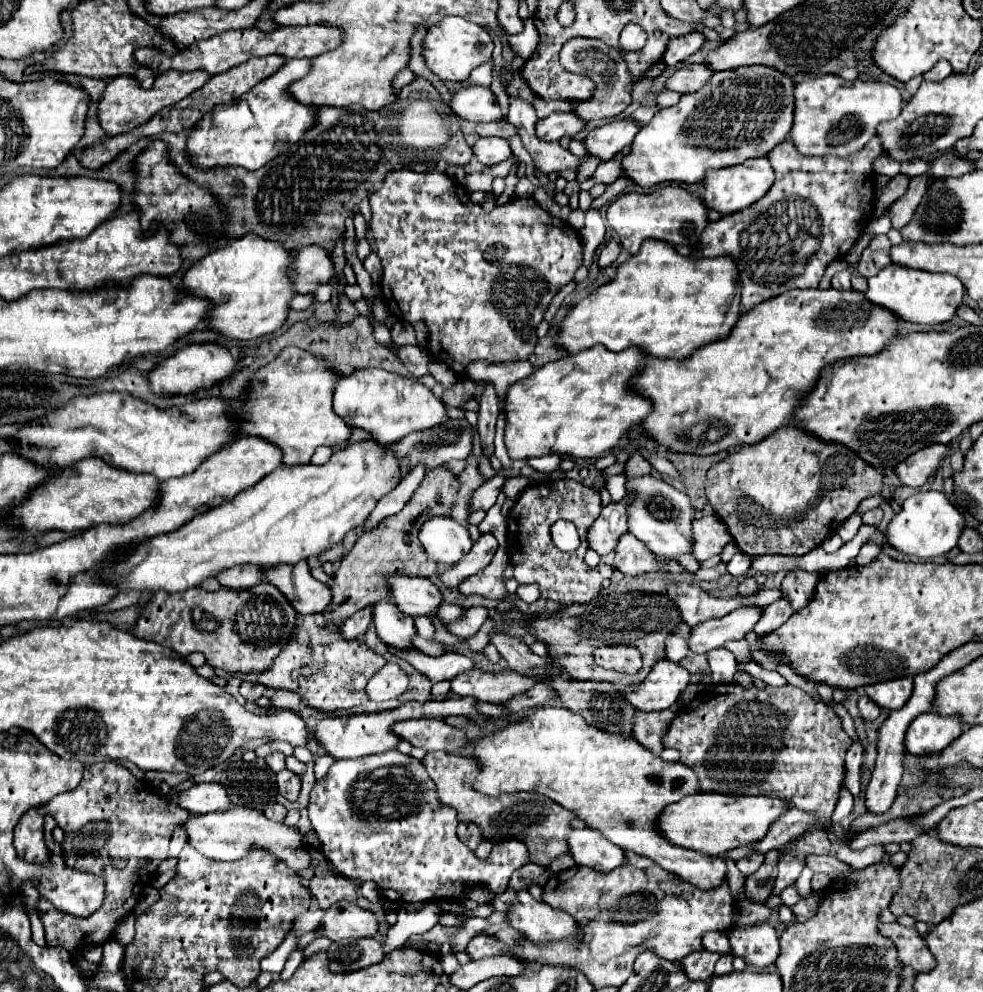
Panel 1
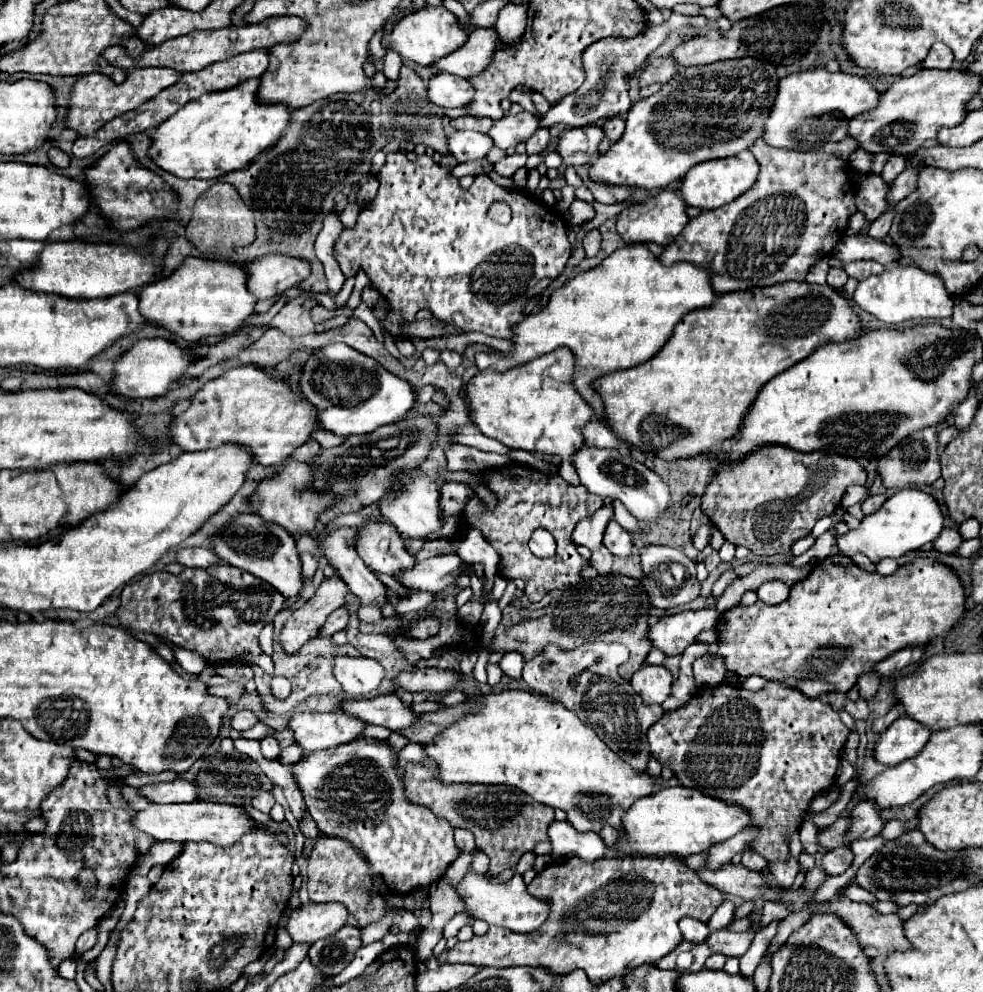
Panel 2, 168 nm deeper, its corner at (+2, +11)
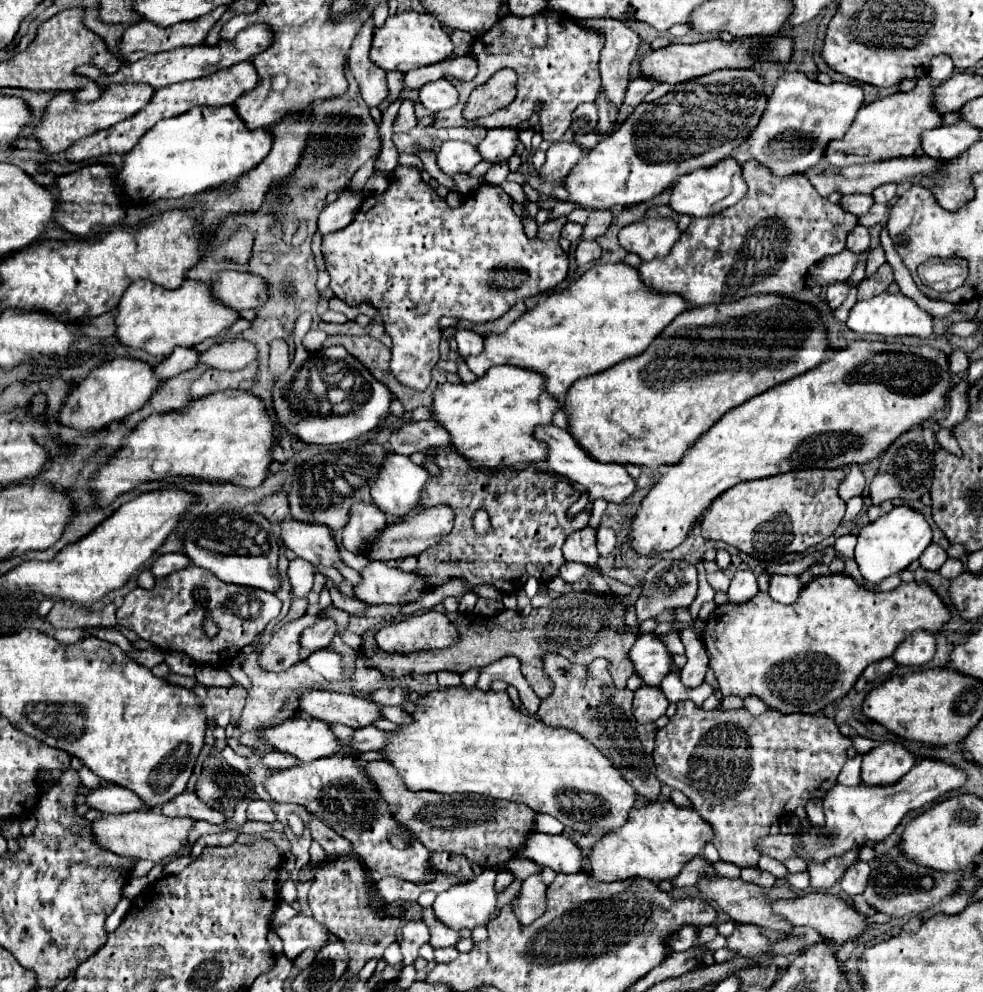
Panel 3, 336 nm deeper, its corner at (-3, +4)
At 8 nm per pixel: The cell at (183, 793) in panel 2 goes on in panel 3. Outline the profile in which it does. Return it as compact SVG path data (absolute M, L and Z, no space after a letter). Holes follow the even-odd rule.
M104 782L96 790L86 794L86 804L94 810L100 810L102 814L122 814L122 812L144 810L144 802L136 798L136 794L116 784L104 784Z

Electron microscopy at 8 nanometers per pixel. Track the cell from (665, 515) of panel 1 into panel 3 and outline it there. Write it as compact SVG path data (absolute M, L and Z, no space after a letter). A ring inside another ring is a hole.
M546 424L546 426L536 426L534 434L532 434L538 442L544 442L548 448L546 454L546 464L550 468L550 472L560 474L564 478L568 478L570 482L578 482L582 486L586 486L589 492L589 498L592 502L598 498L604 498L606 502L614 502L614 504L622 504L636 488L634 488L634 480L626 474L626 468L622 464L602 464L592 460L582 448L580 444L576 444L576 440L562 428L556 428L554 424Z

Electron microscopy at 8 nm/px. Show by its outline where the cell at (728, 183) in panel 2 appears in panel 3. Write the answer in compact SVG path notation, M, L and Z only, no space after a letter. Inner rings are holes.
M726 156L724 160L716 162L714 166L708 168L698 168L696 172L690 172L688 176L680 176L672 188L670 194L670 208L678 214L688 214L688 216L714 216L718 212L722 212L724 208L736 204L744 194L746 194L748 186L744 186L742 180L742 168L738 166L738 162L730 156Z

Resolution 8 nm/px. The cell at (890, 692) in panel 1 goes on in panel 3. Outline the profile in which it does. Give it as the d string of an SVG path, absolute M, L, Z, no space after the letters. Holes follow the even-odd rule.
M916 630L896 648L894 660L902 666L920 666L930 662L934 652L934 634L926 630Z

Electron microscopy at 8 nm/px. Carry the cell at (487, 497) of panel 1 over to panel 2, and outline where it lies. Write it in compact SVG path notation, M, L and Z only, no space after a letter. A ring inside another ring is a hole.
M445 483L441 487L441 497L443 497L443 509L449 517L463 511L463 507L467 505L467 499L473 497L473 491L465 483Z

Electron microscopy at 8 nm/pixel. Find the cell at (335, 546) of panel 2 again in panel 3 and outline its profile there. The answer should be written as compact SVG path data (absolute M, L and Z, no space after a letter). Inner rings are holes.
M286 518L280 522L280 540L296 556L312 564L332 566L334 562L340 562L340 554L332 530L322 528L322 524L304 524Z

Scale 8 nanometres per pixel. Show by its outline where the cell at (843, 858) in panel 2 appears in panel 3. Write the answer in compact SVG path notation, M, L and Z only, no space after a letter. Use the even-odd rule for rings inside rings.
M856 862L854 866L848 868L848 872L842 876L840 886L846 894L854 896L854 894L862 894L866 884L870 878L870 866L866 862Z

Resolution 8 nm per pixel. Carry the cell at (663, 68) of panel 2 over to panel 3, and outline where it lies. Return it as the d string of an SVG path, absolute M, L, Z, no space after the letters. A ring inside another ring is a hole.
M648 78L630 80L628 90L626 90L626 96L624 96L624 102L622 102L622 106L620 106L620 110L618 110L618 116L616 116L616 126L622 124L620 120L626 120L638 104L644 102L644 96L652 90L654 84L656 84L656 82L652 82L652 80L648 80Z

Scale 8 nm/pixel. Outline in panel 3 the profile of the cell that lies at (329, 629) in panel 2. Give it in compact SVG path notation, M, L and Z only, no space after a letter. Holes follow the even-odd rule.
M320 618L316 624L312 624L300 634L300 646L310 652L318 652L332 642L334 634L336 634L336 622L330 618Z

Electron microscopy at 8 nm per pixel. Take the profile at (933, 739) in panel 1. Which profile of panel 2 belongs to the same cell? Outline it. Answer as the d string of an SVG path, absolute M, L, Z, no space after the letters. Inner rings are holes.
M903 713L881 733L881 739L875 745L875 759L883 765L899 765L917 755L927 745L929 737L931 729Z

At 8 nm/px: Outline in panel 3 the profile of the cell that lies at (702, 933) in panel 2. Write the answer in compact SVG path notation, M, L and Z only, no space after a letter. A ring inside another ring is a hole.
M684 926L684 928L676 930L676 934L670 934L668 940L670 940L670 942L666 942L666 944L668 944L670 952L688 950L688 948L692 948L692 946L696 944L696 940L698 940L698 938L696 938L696 928Z

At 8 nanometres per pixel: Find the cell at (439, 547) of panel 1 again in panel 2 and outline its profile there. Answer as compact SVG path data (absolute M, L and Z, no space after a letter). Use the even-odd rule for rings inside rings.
M421 471L415 473L415 477L407 477L407 481L403 481L401 487L403 487L403 495L397 497L389 495L381 501L383 517L387 517L403 537L411 537L411 539L425 539L427 535L441 531L445 527L445 517L441 511L439 487Z

